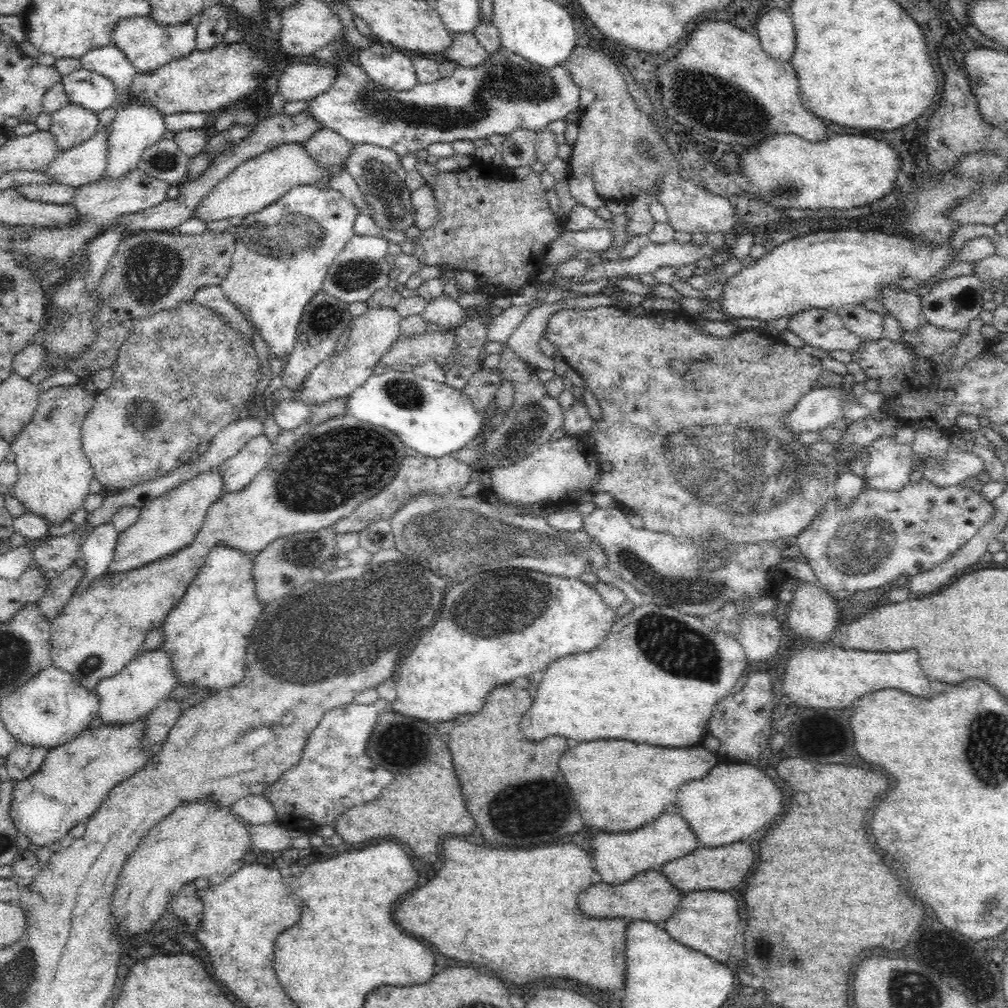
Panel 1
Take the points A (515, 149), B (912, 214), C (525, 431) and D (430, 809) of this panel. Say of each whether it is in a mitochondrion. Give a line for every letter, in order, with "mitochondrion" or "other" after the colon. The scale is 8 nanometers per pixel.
A: mitochondrion
B: mitochondrion
C: mitochondrion
D: other

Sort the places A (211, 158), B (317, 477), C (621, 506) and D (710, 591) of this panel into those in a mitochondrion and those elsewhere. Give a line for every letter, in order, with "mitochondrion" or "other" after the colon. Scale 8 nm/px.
A: other
B: mitochondrion
C: other
D: mitochondrion

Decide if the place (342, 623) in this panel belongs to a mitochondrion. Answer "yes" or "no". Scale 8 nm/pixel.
yes

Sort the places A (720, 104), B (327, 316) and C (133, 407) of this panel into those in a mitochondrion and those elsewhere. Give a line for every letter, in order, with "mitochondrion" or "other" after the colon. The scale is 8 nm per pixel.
A: mitochondrion
B: mitochondrion
C: mitochondrion

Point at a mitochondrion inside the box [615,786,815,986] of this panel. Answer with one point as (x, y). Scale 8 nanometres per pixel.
(762, 948)

